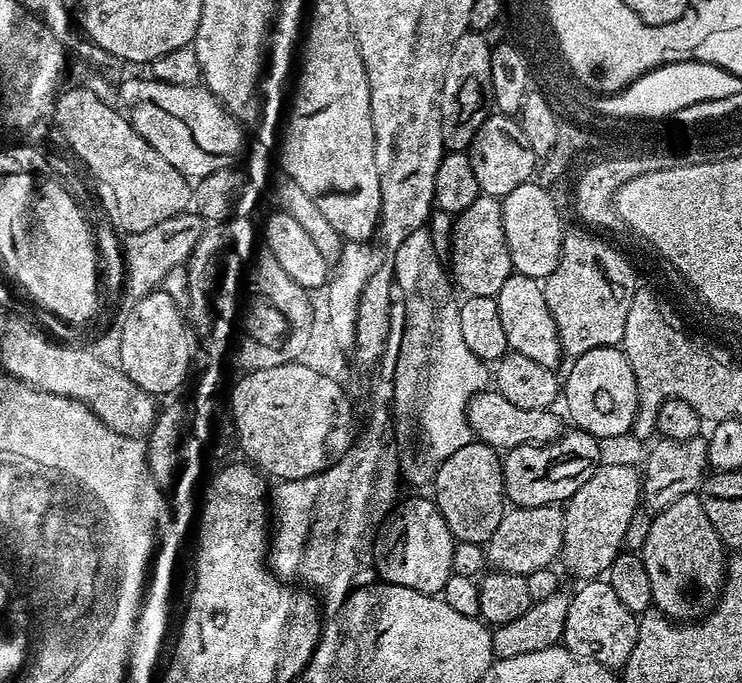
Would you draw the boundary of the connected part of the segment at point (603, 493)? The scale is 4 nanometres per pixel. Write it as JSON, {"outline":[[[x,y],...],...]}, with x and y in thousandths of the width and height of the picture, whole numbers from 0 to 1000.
{"outline":[[[810,678],[760,744],[757,821],[782,846],[809,846],[841,802],[844,770],[865,738],[865,697],[846,679]]]}

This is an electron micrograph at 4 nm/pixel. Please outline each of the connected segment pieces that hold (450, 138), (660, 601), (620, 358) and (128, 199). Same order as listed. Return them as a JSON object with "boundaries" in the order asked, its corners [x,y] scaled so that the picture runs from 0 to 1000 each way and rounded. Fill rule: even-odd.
{"boundaries":[[[[647,44],[625,47],[623,56],[612,61],[612,73],[606,79],[606,97],[601,97],[598,110],[598,129],[593,133],[596,202],[600,218],[605,223],[624,223],[636,212],[639,196],[644,196],[644,184],[655,179],[664,157],[662,76],[654,48]]],[[[942,725],[914,729],[914,735],[880,754],[865,813],[876,845],[879,883],[902,908],[937,911],[964,890],[978,848],[978,804],[957,770]]],[[[807,510],[806,512],[790,512],[790,518],[775,523],[770,529],[771,540],[757,556],[757,592],[765,596],[765,609],[772,615],[775,625],[783,633],[792,633],[796,638],[818,647],[829,638],[846,638],[852,631],[852,619],[861,597],[860,571],[854,542],[849,542],[849,530],[844,518],[834,510]]],[[[119,126],[90,129],[75,143],[75,182],[88,208],[97,215],[96,227],[124,250],[127,262],[136,264],[151,280],[156,328],[163,341],[202,337],[202,331],[213,331],[213,325],[224,325],[224,319],[235,319],[249,309],[256,299],[255,259],[235,249],[197,202],[178,189],[168,165],[148,161]]]]}

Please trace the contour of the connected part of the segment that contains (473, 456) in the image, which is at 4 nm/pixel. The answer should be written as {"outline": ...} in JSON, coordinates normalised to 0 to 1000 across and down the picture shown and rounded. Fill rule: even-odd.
{"outline":[[[637,647],[612,659],[606,671],[593,679],[585,704],[585,731],[601,770],[619,794],[656,798],[658,789],[671,776],[682,748],[679,723],[679,675],[675,663],[659,653]]]}

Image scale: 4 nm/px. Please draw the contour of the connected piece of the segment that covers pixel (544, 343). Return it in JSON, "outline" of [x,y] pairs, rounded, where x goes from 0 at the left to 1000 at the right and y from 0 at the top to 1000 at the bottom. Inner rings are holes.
{"outline":[[[693,401],[682,407],[677,425],[668,432],[671,461],[677,466],[677,479],[682,483],[682,501],[689,514],[709,518],[709,524],[725,530],[725,536],[753,540],[757,517],[755,490],[747,471],[747,460],[741,460],[741,448],[736,445],[736,430],[729,411]]]}

